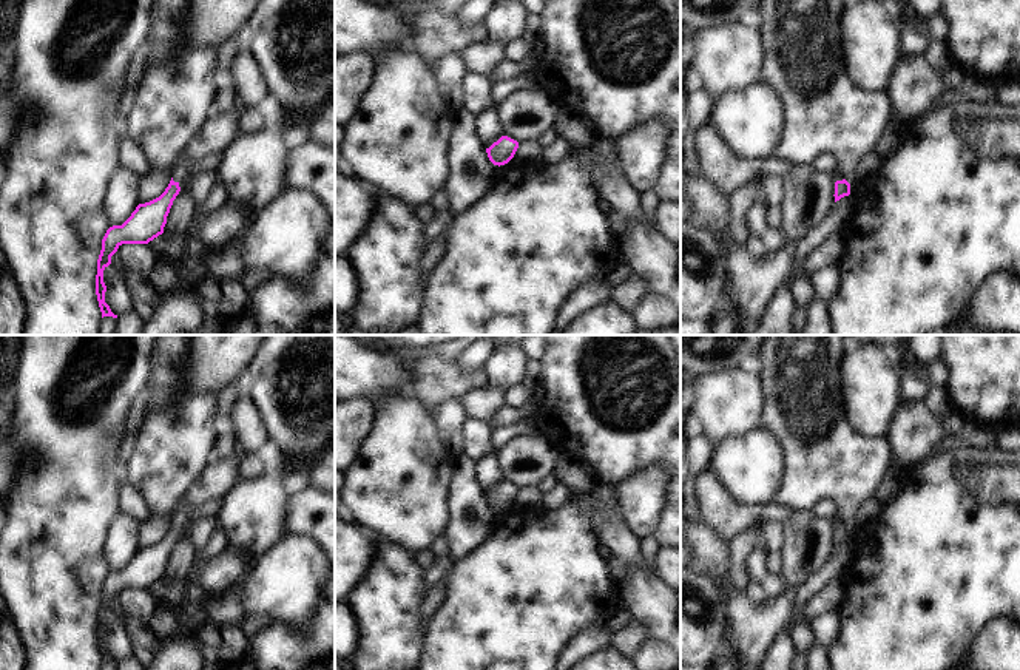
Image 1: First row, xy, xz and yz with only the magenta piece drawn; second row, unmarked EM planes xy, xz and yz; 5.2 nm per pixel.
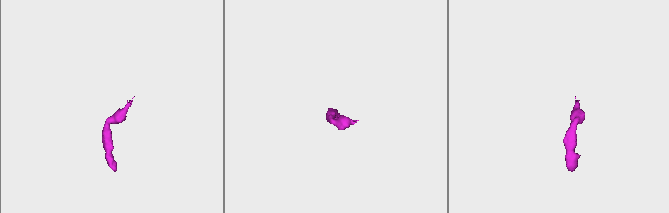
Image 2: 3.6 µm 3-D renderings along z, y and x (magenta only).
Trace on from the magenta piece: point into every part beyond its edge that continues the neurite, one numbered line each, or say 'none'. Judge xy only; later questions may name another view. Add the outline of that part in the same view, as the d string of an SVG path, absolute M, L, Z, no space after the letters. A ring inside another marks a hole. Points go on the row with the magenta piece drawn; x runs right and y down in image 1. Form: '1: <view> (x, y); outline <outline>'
1: xy (219, 130); outline M241 49L231 63L231 80L235 91L235 107L224 114L211 114L199 128L187 148L187 161L171 171L174 182L181 182L185 171L193 164L208 154L222 153L238 136L239 107L256 108L269 94L262 76L247 52Z

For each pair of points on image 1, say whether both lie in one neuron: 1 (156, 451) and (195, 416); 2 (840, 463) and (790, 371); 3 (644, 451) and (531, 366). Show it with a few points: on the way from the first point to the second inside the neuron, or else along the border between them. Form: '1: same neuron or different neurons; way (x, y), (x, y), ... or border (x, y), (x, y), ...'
1: same neuron; way (165, 445), (185, 425)
2: same neuron; way (820, 440), (804, 406), (803, 394)
3: different neurons; border (540, 360), (536, 391)

